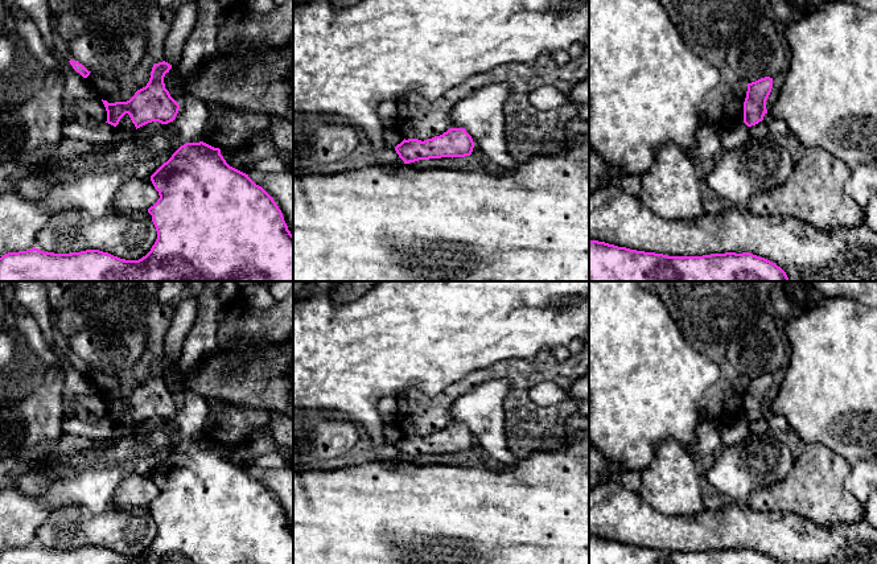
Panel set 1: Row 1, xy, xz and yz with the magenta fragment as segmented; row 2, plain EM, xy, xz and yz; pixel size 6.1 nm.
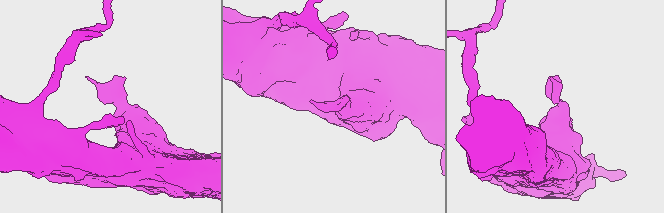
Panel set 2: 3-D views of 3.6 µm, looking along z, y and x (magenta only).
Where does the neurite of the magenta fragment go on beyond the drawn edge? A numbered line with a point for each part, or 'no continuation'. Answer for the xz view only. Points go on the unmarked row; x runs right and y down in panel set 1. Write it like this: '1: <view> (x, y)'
no continuation

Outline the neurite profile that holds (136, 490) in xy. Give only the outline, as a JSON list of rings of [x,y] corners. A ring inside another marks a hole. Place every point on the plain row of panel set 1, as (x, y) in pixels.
[[[151,474],[131,476],[123,479],[114,491],[111,505],[120,507],[144,506],[148,507],[160,494]]]

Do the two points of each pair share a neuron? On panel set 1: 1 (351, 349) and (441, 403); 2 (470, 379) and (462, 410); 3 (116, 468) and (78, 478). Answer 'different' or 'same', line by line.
1: different
2: different
3: same

